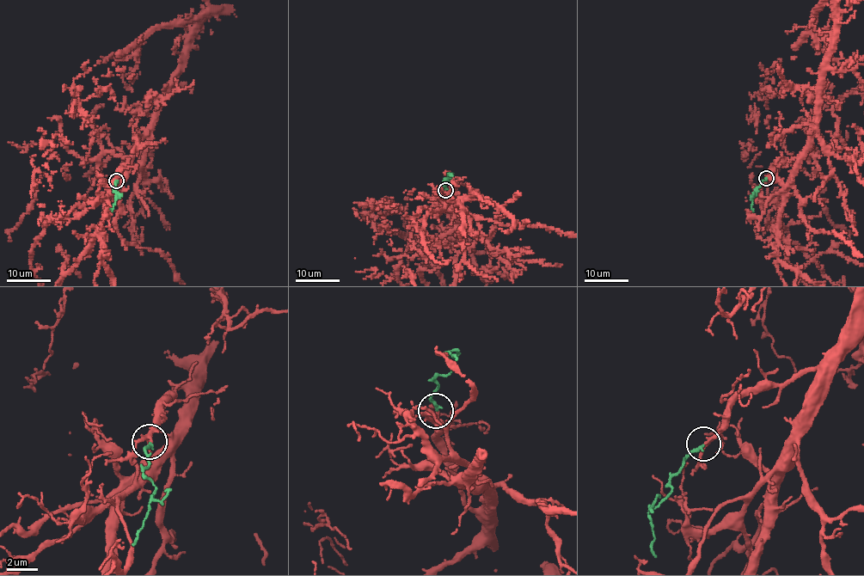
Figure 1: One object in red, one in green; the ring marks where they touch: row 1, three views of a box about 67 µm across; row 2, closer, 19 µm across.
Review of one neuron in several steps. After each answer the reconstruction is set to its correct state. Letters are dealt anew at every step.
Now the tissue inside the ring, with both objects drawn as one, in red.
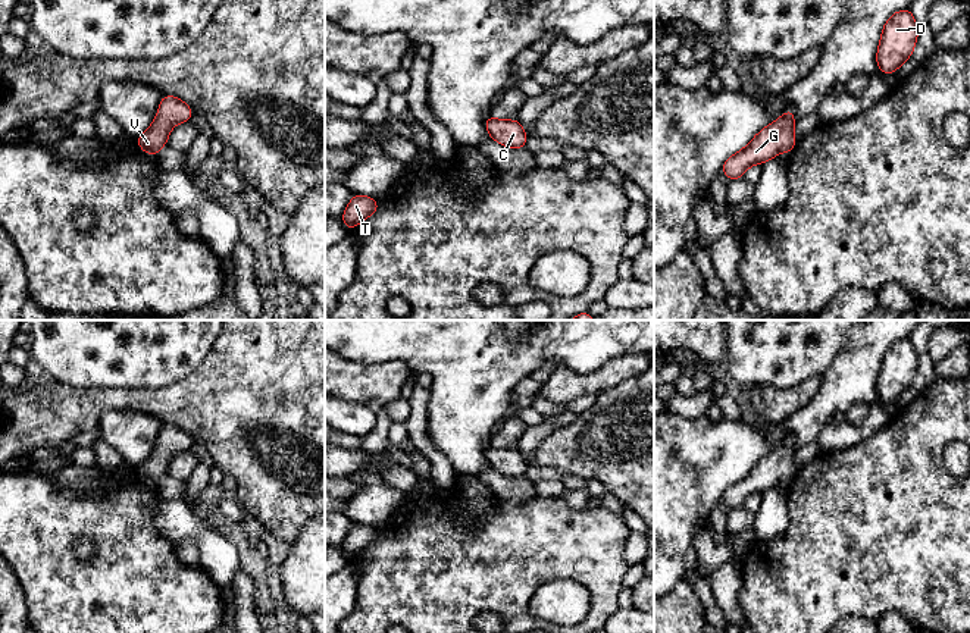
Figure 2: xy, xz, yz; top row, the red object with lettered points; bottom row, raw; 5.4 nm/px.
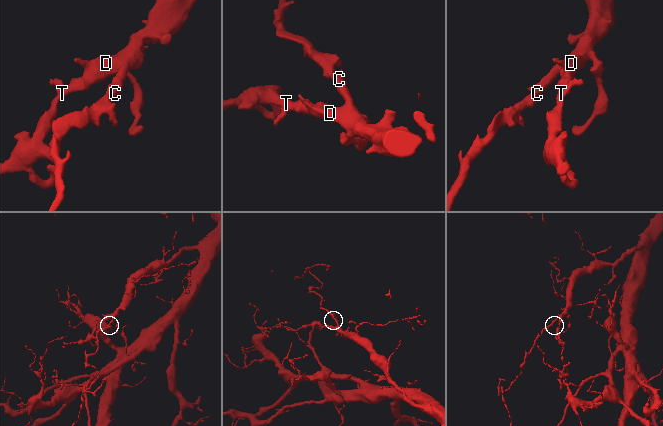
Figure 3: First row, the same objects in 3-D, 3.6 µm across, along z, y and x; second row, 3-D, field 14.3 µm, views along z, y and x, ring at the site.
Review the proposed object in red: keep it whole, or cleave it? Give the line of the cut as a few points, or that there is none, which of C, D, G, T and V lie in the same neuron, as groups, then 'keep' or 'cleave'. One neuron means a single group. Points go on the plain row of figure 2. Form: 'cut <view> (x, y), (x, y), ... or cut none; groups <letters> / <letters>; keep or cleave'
cut none; groups C D G T V; keep

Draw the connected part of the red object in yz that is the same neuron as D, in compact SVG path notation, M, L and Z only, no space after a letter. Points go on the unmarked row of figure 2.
M911 339L895 341L882 358L877 376L877 397L882 402L895 402L897 398L911 386L919 358Z

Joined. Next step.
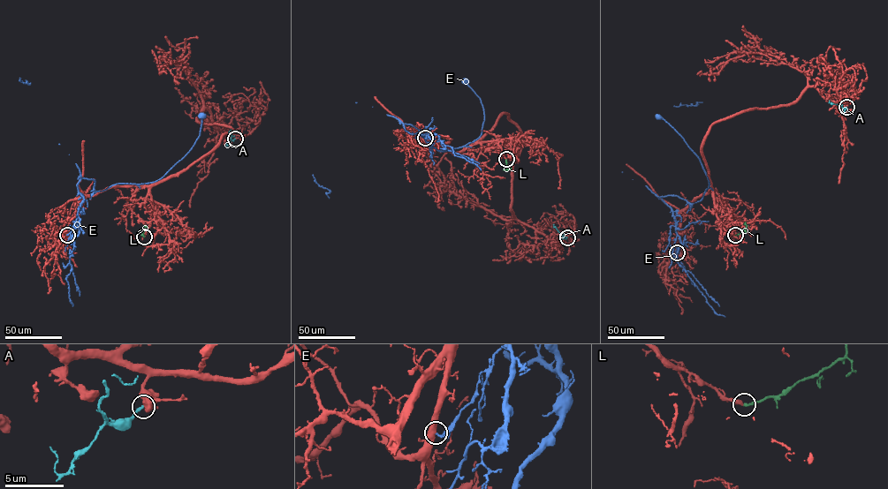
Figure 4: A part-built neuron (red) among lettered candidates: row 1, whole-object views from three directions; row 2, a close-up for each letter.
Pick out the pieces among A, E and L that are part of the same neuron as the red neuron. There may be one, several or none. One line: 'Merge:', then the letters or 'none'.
Merge: L

